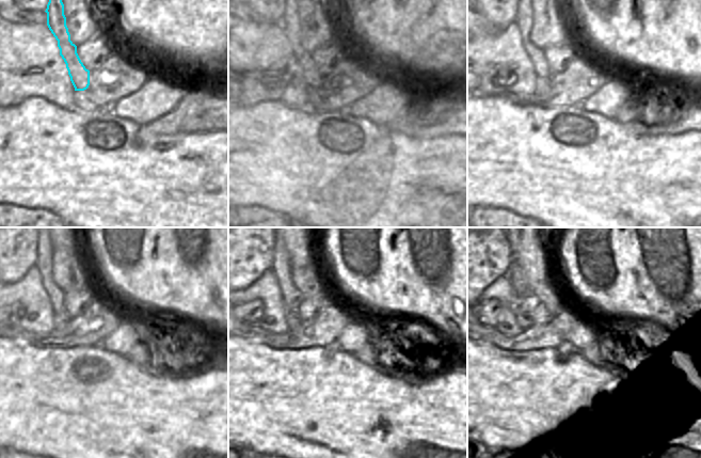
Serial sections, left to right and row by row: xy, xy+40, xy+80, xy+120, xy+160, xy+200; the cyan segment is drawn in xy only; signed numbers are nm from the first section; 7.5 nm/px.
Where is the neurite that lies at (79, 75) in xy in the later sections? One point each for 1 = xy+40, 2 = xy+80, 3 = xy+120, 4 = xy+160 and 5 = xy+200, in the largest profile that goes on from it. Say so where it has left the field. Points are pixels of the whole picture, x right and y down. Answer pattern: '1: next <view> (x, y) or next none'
1: next xy+40 (288, 16)
2: next xy+80 (524, 17)
3: next xy+120 (44, 263)
4: next xy+160 (291, 296)
5: next xy+200 (515, 275)

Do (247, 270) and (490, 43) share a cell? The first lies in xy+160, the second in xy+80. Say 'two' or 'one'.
two

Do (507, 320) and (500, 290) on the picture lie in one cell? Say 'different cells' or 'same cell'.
same cell

